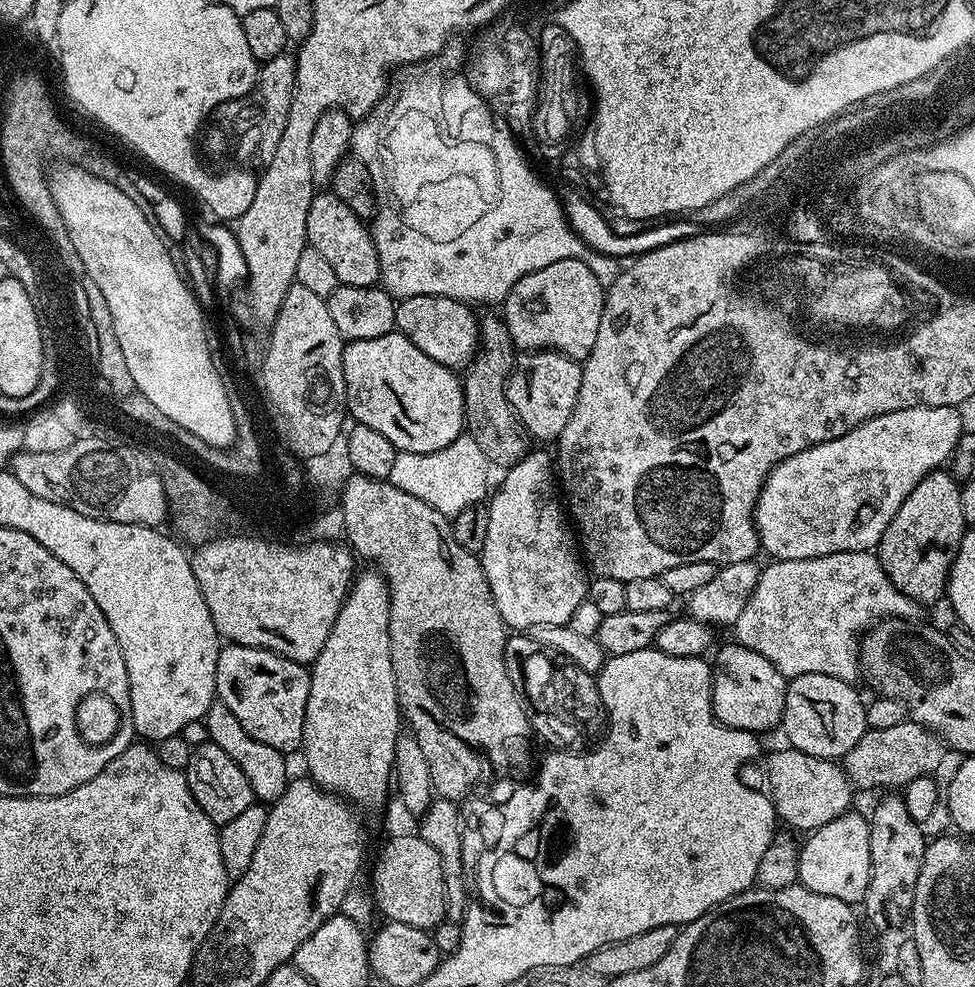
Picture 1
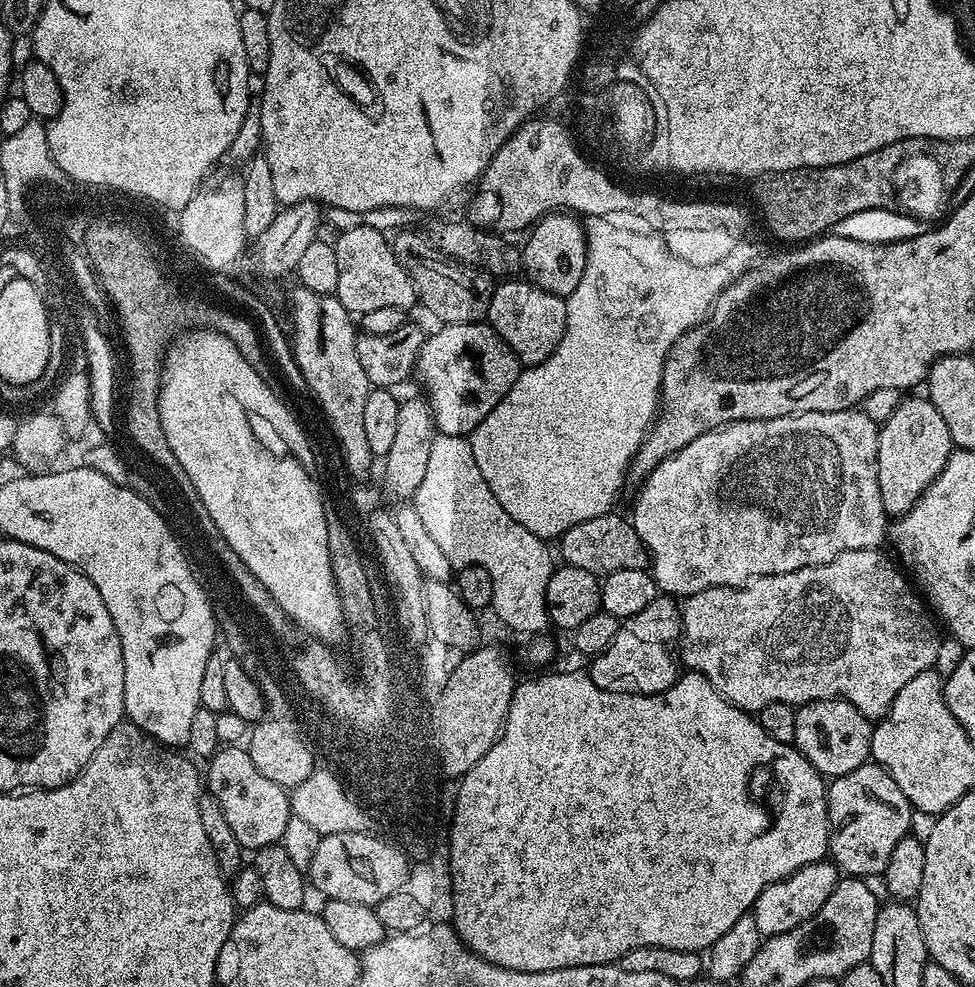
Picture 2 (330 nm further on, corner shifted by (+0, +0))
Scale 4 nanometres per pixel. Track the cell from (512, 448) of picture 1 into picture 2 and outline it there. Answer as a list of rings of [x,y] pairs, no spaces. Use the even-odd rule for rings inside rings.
[[[400,230],[391,237],[390,243],[398,262],[412,280],[420,306],[445,324],[474,324],[483,321],[488,314],[494,287],[493,277],[480,268],[471,268],[464,263],[432,260],[434,248],[413,230]]]

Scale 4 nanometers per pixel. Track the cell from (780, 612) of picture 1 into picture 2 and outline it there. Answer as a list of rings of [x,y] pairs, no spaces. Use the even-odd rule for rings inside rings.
[[[877,547],[840,552],[837,557],[824,565],[812,565],[809,568],[796,569],[791,573],[778,573],[774,576],[761,576],[753,579],[747,586],[738,588],[708,588],[704,592],[687,597],[680,608],[681,633],[678,637],[678,656],[684,659],[683,667],[705,676],[731,704],[738,706],[743,712],[759,714],[762,706],[770,706],[770,702],[786,702],[799,706],[815,700],[845,700],[855,705],[867,720],[883,721],[888,715],[898,690],[902,690],[902,686],[906,686],[910,678],[929,671],[935,665],[932,663],[940,656],[941,629],[910,580],[910,585],[908,585],[907,578],[903,576],[905,573],[898,567],[897,561],[895,559],[892,561],[882,551]]]

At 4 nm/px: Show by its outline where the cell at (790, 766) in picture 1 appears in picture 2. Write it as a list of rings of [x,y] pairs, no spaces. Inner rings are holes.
[[[869,762],[858,766],[858,770],[850,770],[850,774],[835,777],[827,785],[828,790],[828,851],[830,859],[841,873],[857,878],[879,877],[890,862],[890,854],[894,854],[894,846],[910,832],[910,818],[914,811],[912,804],[898,790],[898,782],[890,778],[890,774],[882,765]]]

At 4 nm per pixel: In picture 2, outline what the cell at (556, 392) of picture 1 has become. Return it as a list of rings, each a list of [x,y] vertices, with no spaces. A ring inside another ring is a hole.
[[[504,278],[493,287],[486,320],[503,338],[506,346],[510,346],[510,350],[514,350],[521,365],[531,366],[546,362],[546,358],[550,358],[550,354],[554,354],[558,350],[558,342],[562,342],[562,334],[566,330],[567,313],[568,302],[565,297],[550,294],[527,278]]]

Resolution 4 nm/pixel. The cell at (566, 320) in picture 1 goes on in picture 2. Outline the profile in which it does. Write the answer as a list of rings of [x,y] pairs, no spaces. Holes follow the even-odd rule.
[[[557,210],[540,217],[527,236],[528,241],[522,244],[523,275],[542,290],[566,298],[576,289],[578,282],[582,282],[586,270],[588,243],[584,237],[584,224],[575,215]]]

